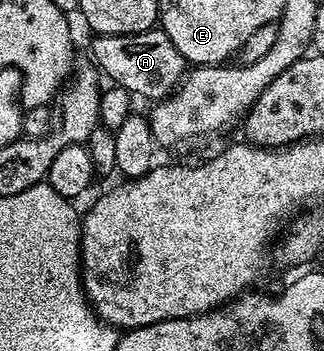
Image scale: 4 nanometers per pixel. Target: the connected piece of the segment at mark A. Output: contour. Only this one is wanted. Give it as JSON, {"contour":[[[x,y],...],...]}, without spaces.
{"contour":[[[160,26],[148,28],[145,32],[139,34],[111,34],[110,36],[94,35],[92,63],[99,69],[100,75],[106,81],[112,82],[134,97],[142,96],[148,102],[164,100],[165,97],[173,95],[175,89],[187,75],[187,61],[179,50],[175,50],[175,42],[167,38],[167,34]]]}

